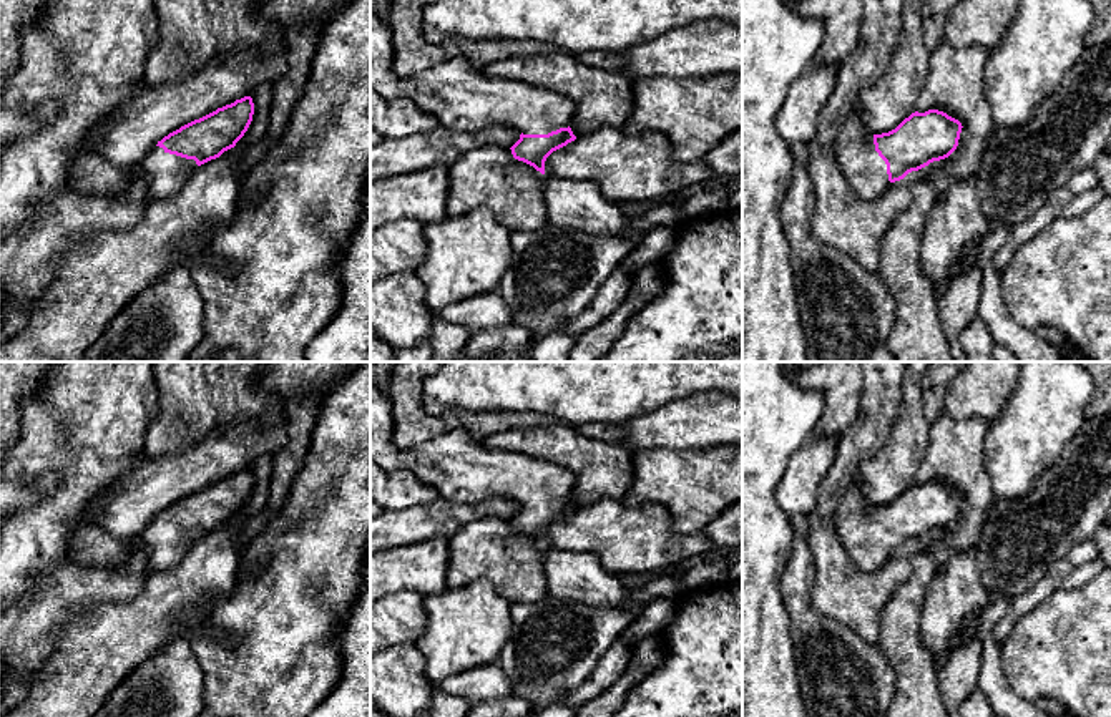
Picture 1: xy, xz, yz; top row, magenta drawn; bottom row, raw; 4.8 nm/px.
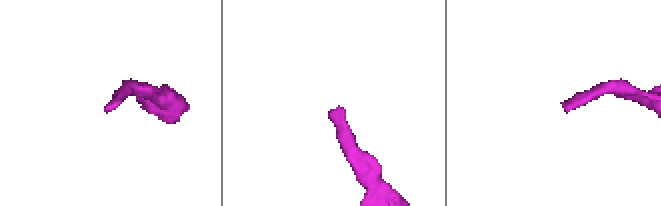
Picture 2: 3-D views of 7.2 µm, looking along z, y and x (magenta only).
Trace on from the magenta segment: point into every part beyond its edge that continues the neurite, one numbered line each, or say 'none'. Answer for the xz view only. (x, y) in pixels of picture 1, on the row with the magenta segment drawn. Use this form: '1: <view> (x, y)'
1: xz (462, 97)

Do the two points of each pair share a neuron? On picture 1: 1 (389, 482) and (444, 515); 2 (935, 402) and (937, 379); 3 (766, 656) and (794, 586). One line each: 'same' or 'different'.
1: different
2: same
3: different

